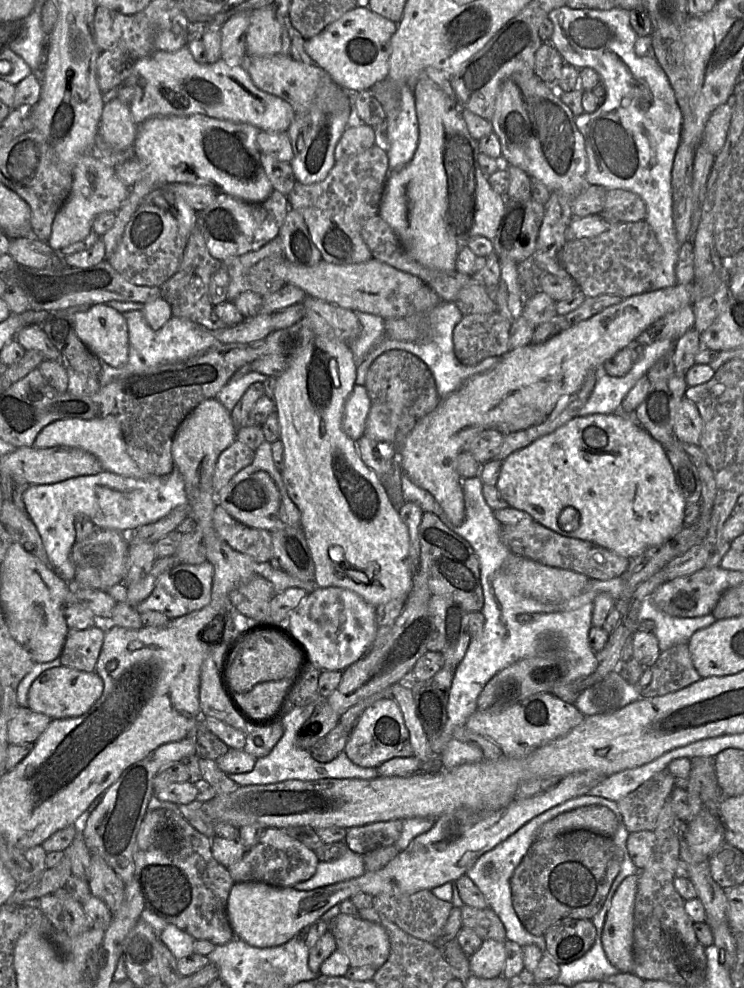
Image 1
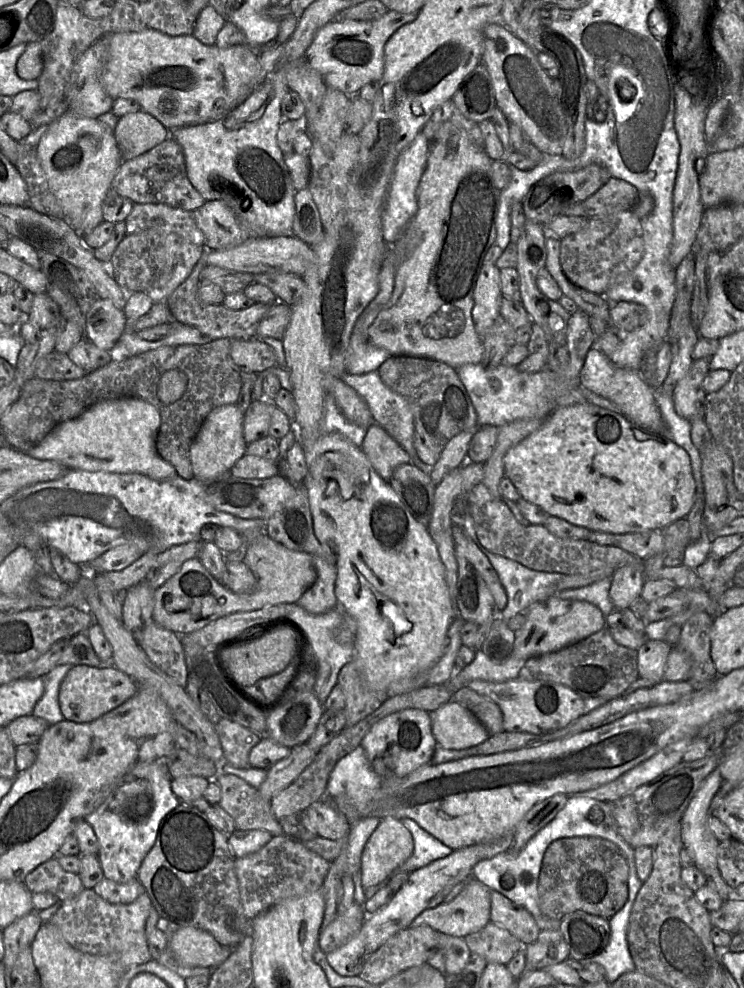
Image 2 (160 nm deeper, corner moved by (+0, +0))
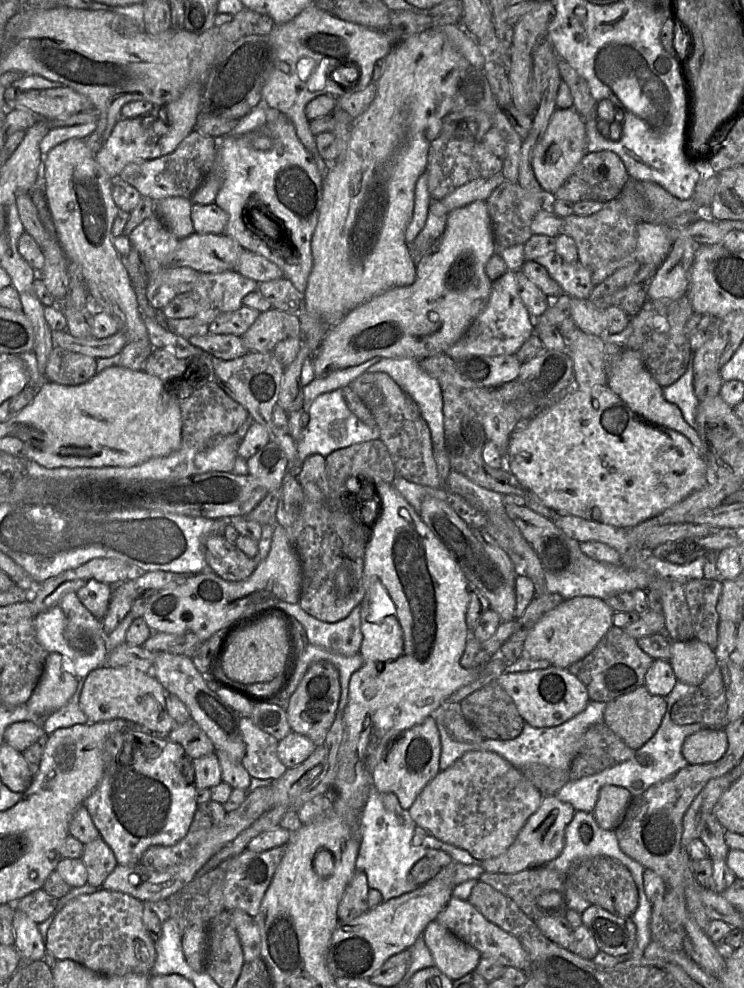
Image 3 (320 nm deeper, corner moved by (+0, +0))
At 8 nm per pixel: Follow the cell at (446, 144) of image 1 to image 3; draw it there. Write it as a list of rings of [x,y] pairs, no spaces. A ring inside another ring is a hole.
[[[474,201],[451,211],[445,217],[445,228],[439,239],[428,252],[415,259],[413,283],[374,296],[328,331],[312,358],[316,377],[326,377],[376,357],[425,359],[446,353],[465,334],[489,301],[492,283],[486,273],[486,264],[495,252],[494,226],[486,201]]]

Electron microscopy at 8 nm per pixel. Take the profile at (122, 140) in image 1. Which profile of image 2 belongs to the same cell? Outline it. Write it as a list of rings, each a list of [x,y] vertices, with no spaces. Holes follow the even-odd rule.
[[[140,110],[118,118],[113,130],[123,161],[130,160],[170,137],[160,121]]]

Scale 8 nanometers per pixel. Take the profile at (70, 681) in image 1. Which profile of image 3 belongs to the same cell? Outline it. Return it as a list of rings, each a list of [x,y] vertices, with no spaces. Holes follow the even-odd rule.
[[[102,666],[84,678],[79,706],[89,722],[121,718],[167,737],[178,724],[166,710],[166,697],[164,687],[150,672],[127,666]]]

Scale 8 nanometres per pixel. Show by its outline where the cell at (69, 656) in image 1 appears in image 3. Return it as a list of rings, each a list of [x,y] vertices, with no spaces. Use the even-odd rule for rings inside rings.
[[[127,579],[116,585],[110,599],[108,611],[101,619],[105,634],[112,633],[130,612],[132,603],[138,597],[133,579]]]

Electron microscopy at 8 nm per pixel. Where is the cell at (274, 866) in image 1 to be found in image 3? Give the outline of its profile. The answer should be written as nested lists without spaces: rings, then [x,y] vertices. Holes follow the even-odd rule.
[[[287,845],[279,846],[264,852],[253,852],[245,849],[229,863],[223,884],[223,903],[225,910],[239,909],[255,918],[261,902],[279,867]]]

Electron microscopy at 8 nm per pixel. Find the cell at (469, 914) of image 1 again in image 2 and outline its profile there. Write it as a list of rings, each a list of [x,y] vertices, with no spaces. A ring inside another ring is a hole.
[[[489,922],[481,930],[464,937],[471,953],[482,956],[487,963],[507,965],[523,946],[508,930]]]

